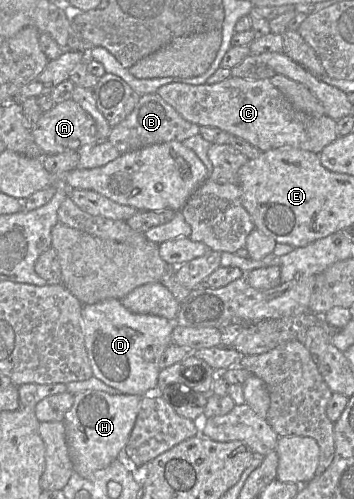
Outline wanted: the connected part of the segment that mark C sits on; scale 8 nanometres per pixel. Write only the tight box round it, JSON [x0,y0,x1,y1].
[156,76,338,154]

